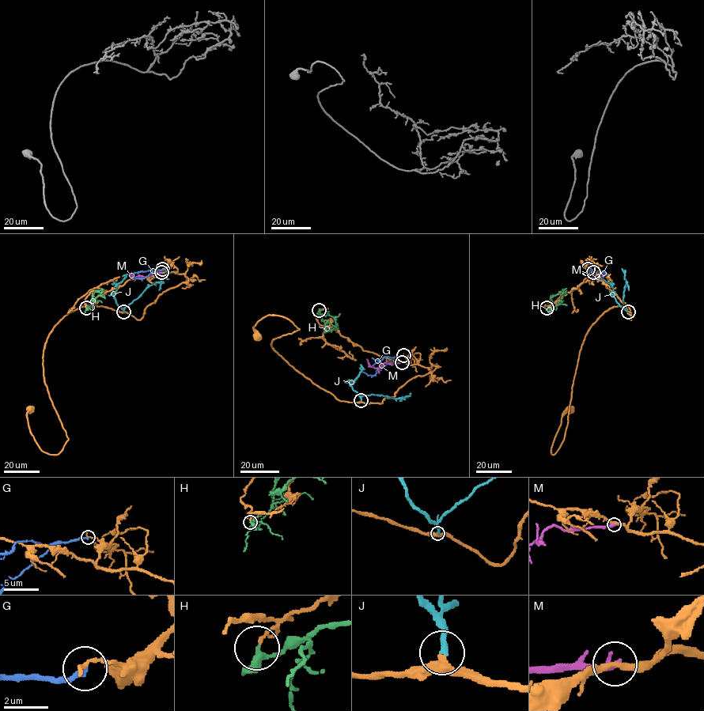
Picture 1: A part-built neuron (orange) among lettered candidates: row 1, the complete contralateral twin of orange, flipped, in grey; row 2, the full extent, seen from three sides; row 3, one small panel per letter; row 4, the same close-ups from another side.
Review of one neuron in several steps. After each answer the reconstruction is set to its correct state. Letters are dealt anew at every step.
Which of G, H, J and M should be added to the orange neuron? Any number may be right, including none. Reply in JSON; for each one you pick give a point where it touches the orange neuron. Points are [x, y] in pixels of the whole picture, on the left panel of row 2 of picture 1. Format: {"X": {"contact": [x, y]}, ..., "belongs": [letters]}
{"J": {"contact": [123, 312]}, "belongs": ["J"]}

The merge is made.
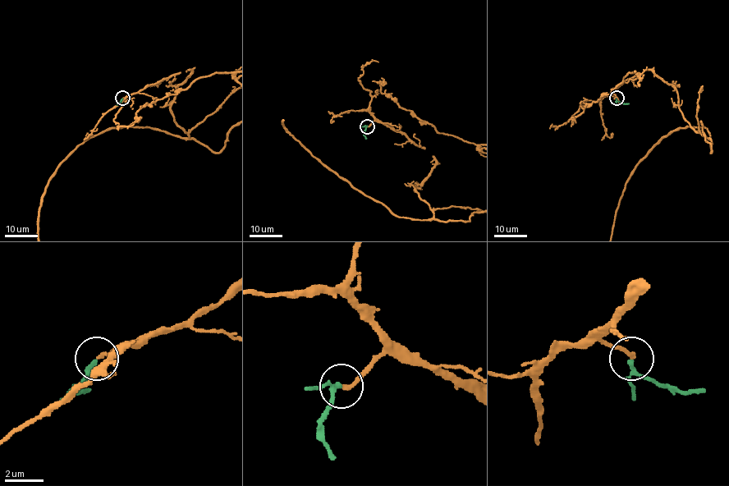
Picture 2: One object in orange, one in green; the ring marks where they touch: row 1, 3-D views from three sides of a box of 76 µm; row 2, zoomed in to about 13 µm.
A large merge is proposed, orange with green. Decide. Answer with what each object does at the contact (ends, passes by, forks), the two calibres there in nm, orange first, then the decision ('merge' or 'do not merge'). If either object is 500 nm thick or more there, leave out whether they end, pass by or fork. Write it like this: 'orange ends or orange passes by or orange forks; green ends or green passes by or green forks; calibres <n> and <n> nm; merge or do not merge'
orange ends; green passes by; calibres 180 and 180 nm; merge

